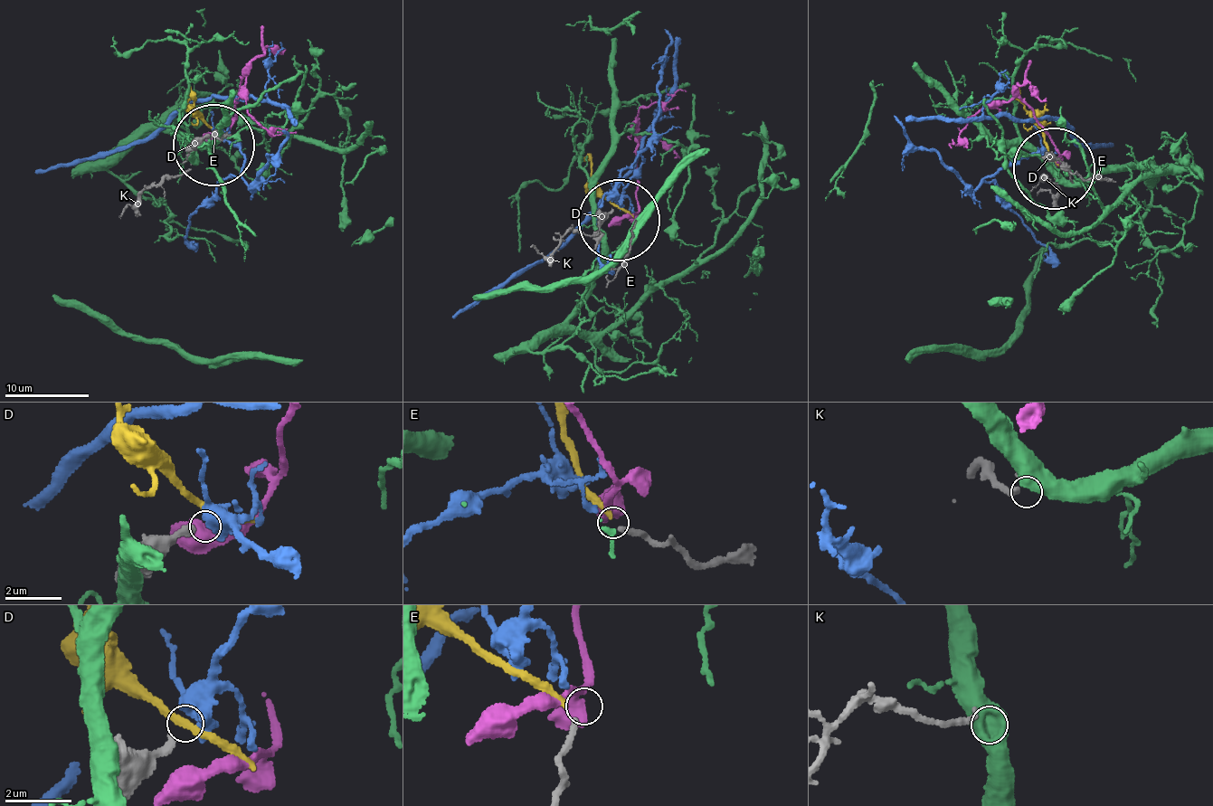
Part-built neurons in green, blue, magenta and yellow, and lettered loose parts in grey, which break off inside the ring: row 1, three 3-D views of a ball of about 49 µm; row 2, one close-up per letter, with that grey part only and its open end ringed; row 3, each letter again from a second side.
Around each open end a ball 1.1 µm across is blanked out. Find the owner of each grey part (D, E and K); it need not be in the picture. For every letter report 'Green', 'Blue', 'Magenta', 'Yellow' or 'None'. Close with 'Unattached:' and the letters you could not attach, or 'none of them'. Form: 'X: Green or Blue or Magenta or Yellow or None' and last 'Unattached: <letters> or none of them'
D: Blue
E: None
K: Green
Unattached: E

